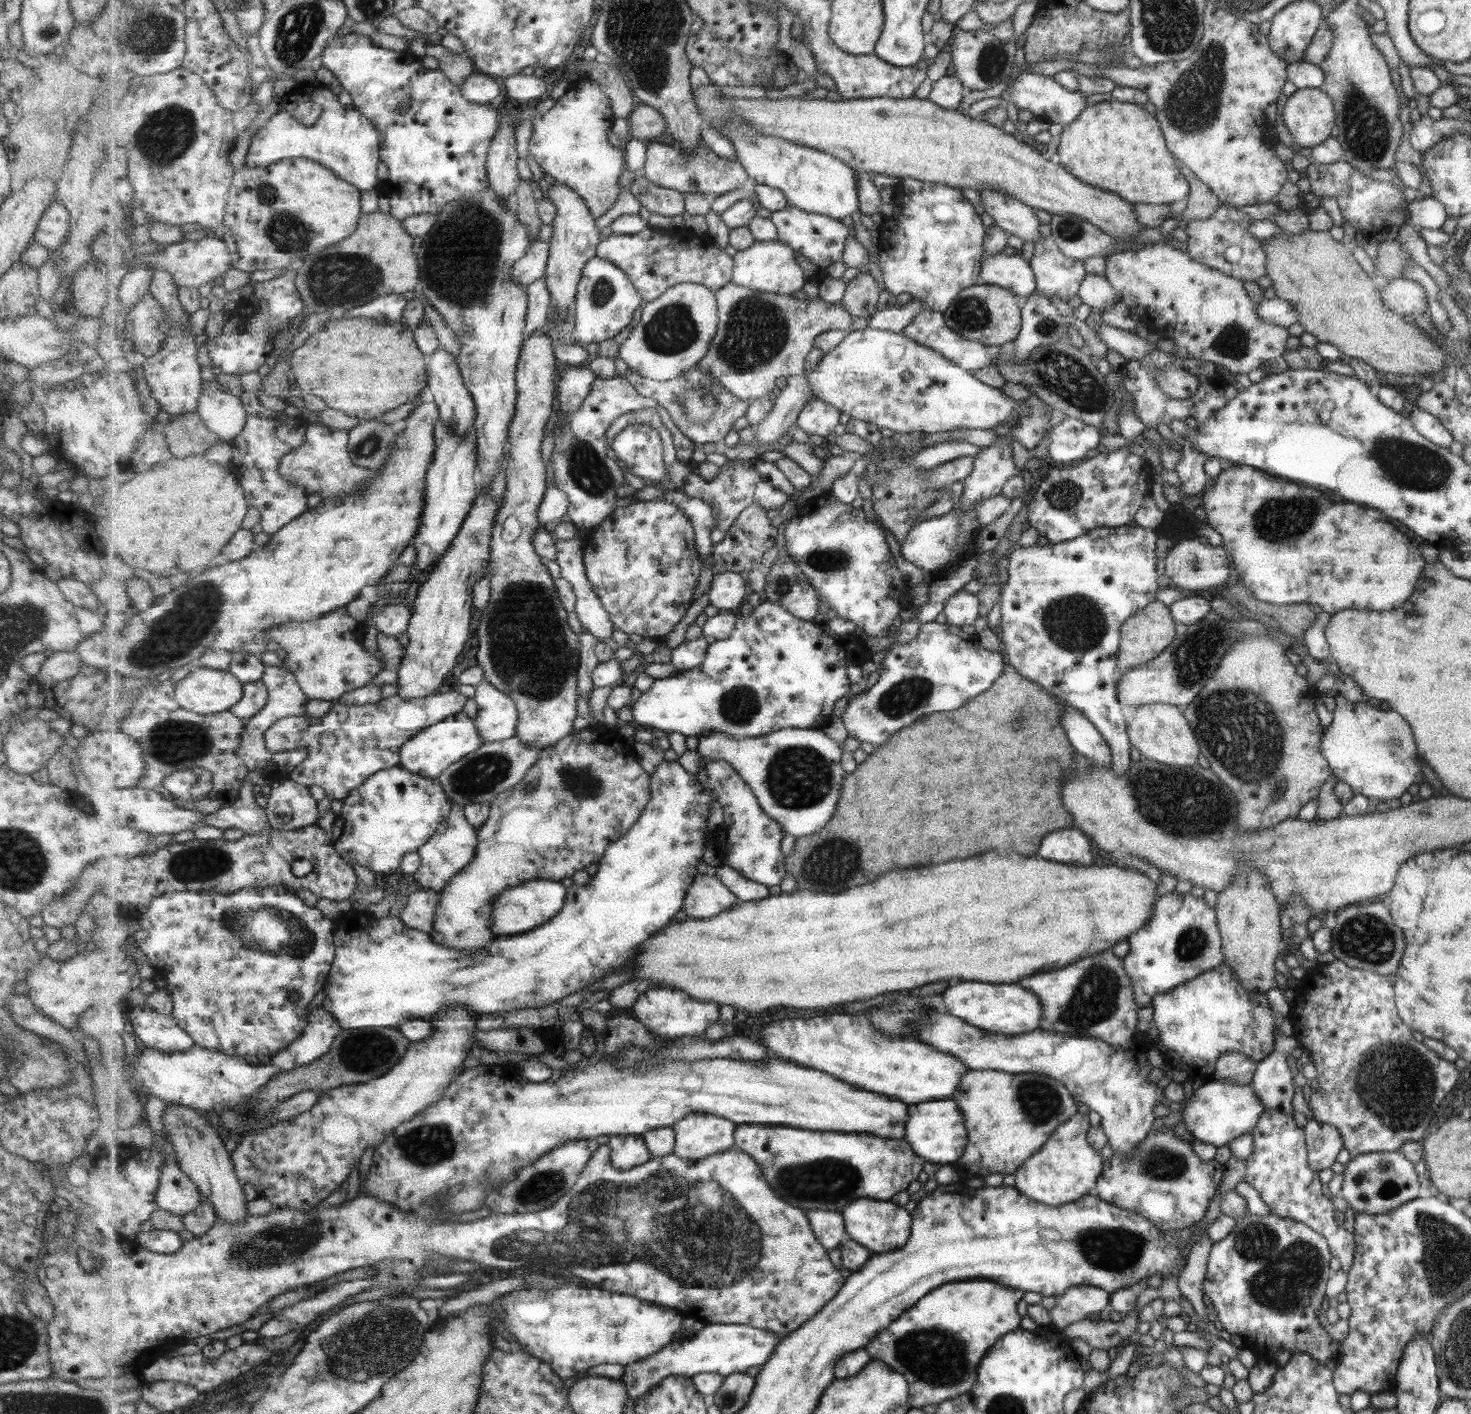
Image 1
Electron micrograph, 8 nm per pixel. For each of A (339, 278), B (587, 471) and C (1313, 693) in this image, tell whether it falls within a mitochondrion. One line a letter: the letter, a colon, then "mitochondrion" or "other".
A: mitochondrion
B: mitochondrion
C: other

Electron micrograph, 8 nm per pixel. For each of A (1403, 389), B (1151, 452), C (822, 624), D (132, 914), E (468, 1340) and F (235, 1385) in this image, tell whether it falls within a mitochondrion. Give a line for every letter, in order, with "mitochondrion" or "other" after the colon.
A: other
B: other
C: other
D: other
E: other
F: other

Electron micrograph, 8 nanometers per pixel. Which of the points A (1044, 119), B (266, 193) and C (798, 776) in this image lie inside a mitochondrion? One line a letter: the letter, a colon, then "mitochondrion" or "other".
A: other
B: mitochondrion
C: mitochondrion

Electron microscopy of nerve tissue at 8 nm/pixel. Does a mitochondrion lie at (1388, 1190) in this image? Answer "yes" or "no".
yes

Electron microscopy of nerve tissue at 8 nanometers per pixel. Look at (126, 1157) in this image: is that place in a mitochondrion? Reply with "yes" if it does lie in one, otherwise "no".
yes

